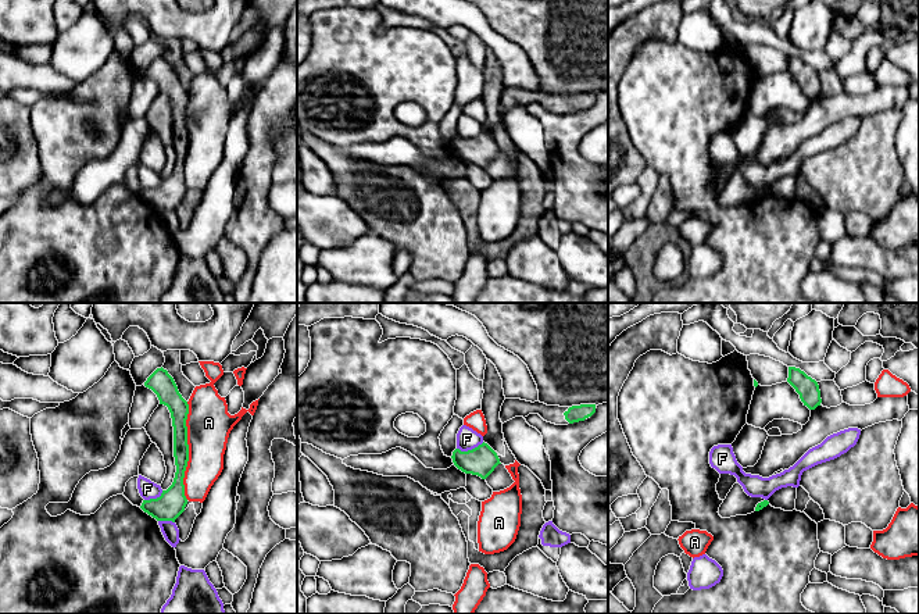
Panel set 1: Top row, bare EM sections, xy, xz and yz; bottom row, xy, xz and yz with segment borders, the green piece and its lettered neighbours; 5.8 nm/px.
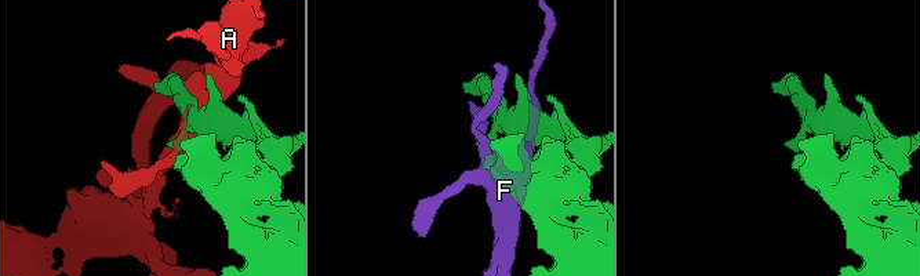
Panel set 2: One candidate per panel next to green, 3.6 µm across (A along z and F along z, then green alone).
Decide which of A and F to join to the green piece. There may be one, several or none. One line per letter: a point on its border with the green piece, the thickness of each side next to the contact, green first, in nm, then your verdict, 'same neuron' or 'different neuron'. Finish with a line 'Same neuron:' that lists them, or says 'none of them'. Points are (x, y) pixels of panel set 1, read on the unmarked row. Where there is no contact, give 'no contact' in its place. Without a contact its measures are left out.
A: meets green in xy at (188, 139); 110 nm thick on the green side, 260 nm on the other; different neuron
F: meets green in xz at (469, 139); 170 nm thick on the green side, 130 nm on the other; different neuron
Same neuron: none of them

